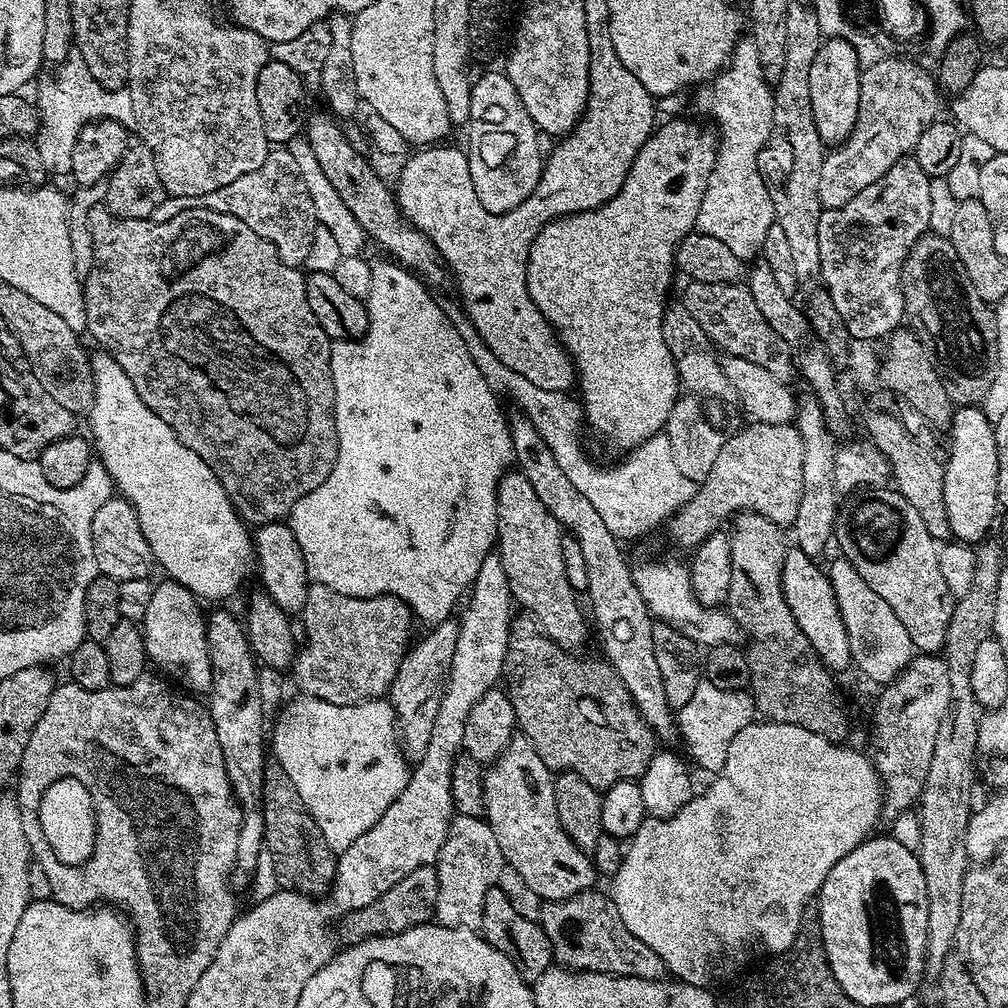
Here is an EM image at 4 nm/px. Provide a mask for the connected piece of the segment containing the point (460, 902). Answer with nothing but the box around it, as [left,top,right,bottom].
[434,815,506,929]

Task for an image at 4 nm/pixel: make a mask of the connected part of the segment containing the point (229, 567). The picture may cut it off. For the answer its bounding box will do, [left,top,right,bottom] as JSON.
[86,350,257,602]

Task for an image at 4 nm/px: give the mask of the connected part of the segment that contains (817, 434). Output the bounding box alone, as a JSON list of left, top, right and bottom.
[794,394,838,558]

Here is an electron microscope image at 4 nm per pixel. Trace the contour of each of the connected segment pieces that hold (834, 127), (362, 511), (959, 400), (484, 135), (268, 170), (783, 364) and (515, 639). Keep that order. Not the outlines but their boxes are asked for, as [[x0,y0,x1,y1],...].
[[810,39,861,145],[290,268,516,626],[902,234,996,406],[468,72,542,214],[150,146,317,266],[682,281,794,385],[502,614,658,790]]

